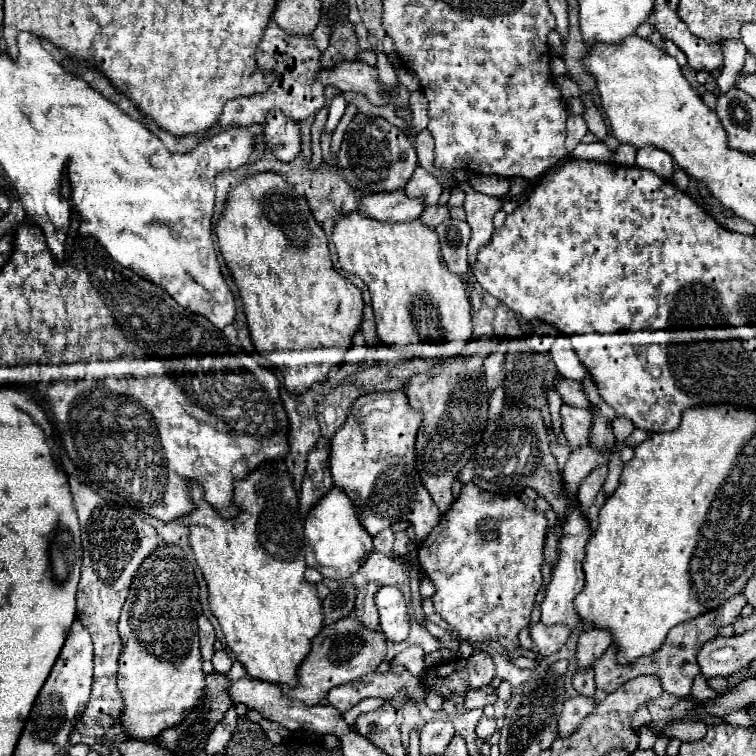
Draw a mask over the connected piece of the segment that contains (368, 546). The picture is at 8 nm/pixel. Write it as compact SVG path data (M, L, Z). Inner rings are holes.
M332 486L326 496L320 498L320 504L314 504L308 512L304 522L304 536L310 550L306 558L308 566L318 568L328 580L342 580L352 576L368 552L372 552L372 536L364 532L364 526L356 516L356 506L346 496L346 492L336 486Z

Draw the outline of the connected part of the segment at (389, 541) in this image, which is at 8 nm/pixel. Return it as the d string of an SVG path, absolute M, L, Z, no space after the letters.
M386 528L380 531L373 538L373 547L377 551L382 552L387 556L391 556L394 539L395 539L395 533L392 531L392 528Z

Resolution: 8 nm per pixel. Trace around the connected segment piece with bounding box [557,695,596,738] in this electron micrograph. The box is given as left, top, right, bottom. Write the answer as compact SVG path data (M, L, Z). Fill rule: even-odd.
M581 695L568 698L564 702L564 712L561 713L557 722L558 738L570 736L574 728L582 722L582 718L594 712L594 706L596 706L594 698L586 698Z

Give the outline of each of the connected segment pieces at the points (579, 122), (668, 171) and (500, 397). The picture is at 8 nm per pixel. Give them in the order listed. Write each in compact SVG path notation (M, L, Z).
M570 114L570 116L568 116L568 124L566 124L566 128L568 128L566 148L568 148L568 152L572 152L572 150L580 144L582 136L588 132L588 126L586 126L586 122L584 122L582 116L578 116L578 114Z
M638 148L636 166L656 172L660 178L672 178L674 162L662 148Z
M498 386L492 394L490 394L490 412L488 418L496 420L500 416L500 410L504 406L504 386Z

